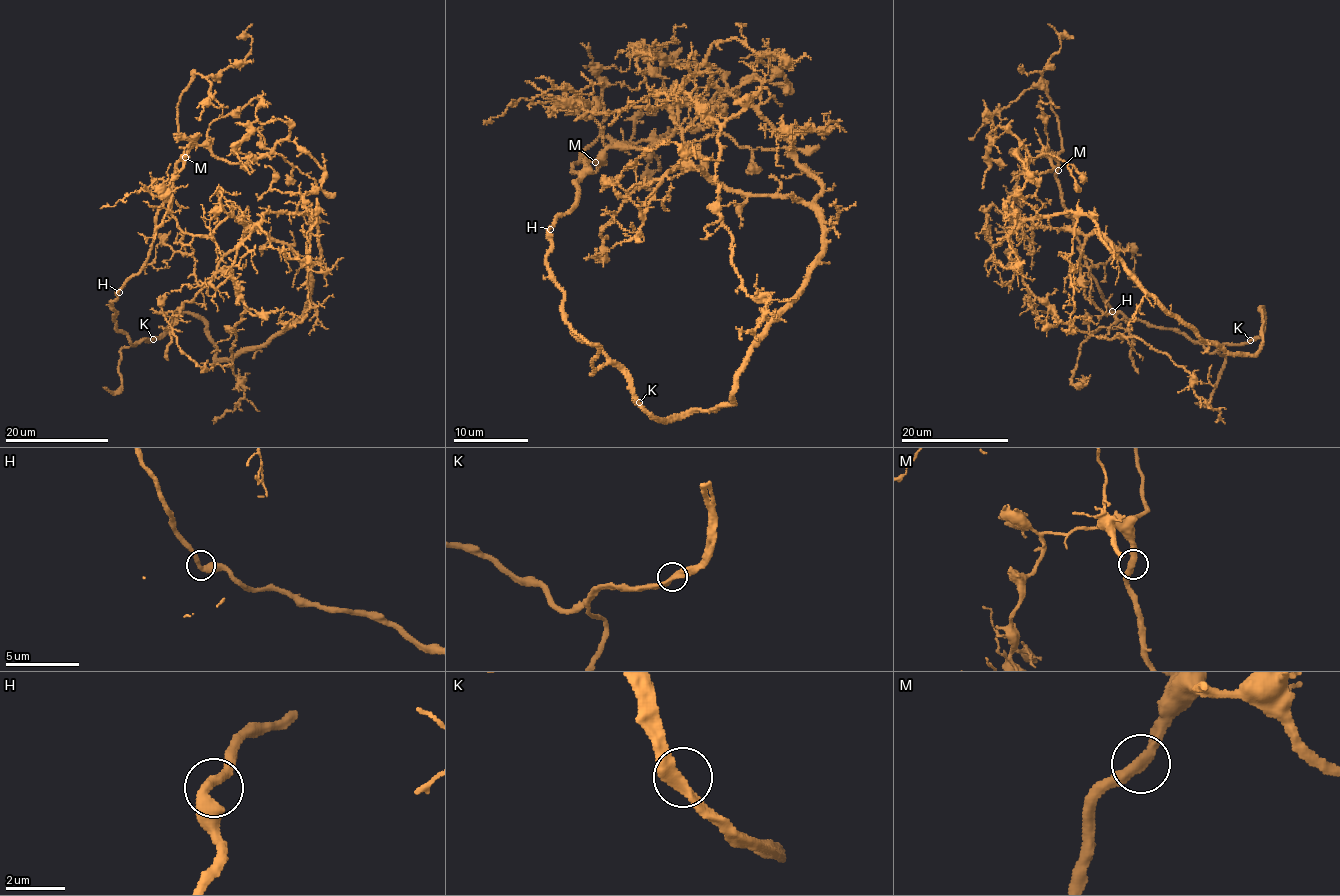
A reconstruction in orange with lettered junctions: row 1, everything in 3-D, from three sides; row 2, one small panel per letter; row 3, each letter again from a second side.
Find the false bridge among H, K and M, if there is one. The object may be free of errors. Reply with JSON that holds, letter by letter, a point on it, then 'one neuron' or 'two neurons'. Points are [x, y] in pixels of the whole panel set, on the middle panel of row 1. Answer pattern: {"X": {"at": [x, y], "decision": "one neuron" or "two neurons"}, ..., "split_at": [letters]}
{"H": {"at": [550, 229], "decision": "one neuron"}, "K": {"at": [639, 402], "decision": "one neuron"}, "M": {"at": [595, 162], "decision": "one neuron"}, "split_at": []}

